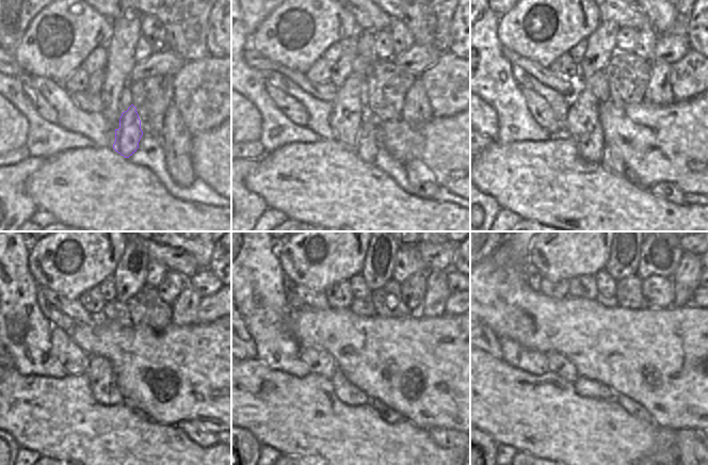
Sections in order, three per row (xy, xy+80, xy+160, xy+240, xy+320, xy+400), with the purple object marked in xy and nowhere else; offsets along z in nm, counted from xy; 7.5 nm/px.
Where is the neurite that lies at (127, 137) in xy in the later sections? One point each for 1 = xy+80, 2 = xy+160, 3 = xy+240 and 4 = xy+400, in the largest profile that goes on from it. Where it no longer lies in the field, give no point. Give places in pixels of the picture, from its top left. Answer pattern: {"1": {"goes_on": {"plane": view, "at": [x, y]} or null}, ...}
{"1": {"goes_on": {"plane": "xy+80", "at": [367, 147]}}, "2": {"goes_on": {"plane": "xy+160", "at": [611, 159]}}, "3": {"goes_on": {"plane": "xy+240", "at": [132, 404]}}, "4": {"goes_on": {"plane": "xy+400", "at": [629, 405]}}}

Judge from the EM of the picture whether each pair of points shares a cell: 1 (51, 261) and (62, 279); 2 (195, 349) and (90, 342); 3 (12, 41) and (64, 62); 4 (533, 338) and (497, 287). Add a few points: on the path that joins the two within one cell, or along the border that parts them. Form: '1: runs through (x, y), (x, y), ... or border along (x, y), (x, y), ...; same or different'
1: runs through (54, 266), (62, 275); same
2: runs through (169, 349), (126, 349), (116, 343); same
3: border along (31, 21), (13, 51); different
4: runs through (529, 325), (507, 300); same

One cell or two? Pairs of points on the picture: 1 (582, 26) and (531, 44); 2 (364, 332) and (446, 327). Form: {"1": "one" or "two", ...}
{"1": "one", "2": "one"}

